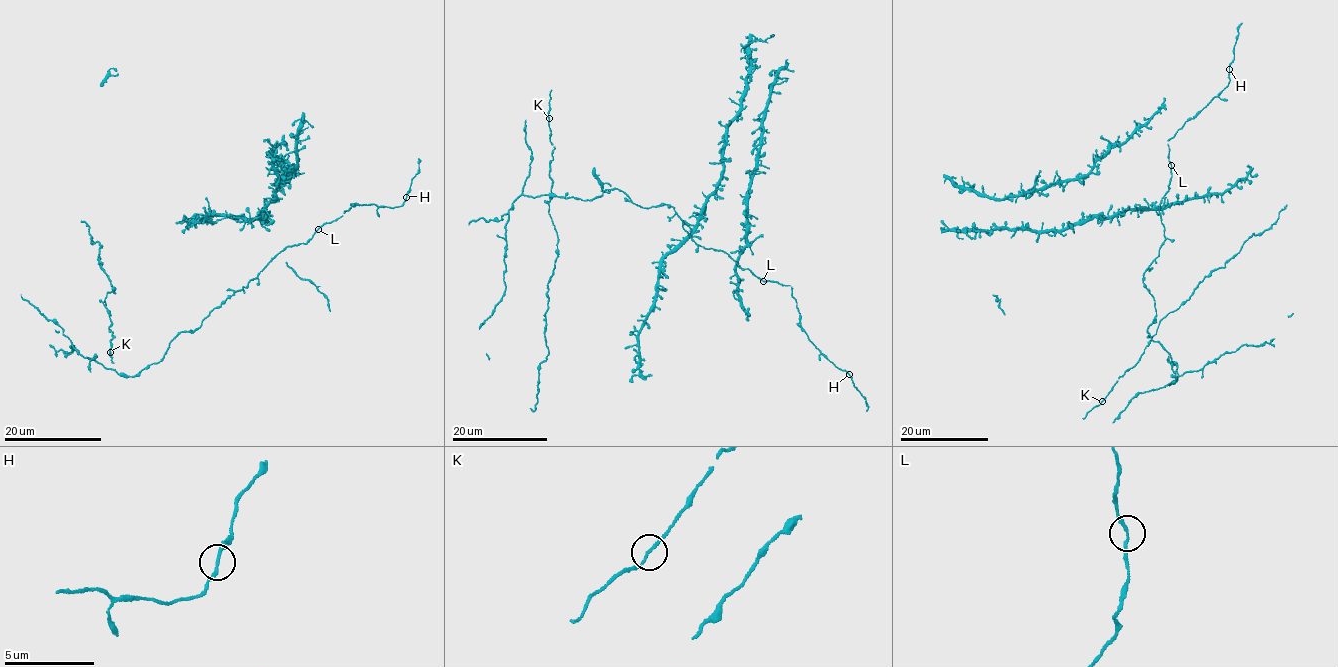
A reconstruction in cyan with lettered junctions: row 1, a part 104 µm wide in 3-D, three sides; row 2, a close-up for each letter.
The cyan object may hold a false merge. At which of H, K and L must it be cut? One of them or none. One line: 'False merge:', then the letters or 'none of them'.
False merge: none of them

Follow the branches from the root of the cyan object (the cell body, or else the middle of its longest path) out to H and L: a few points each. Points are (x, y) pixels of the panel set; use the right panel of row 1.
H: (1154, 303), (1142, 277), (1164, 239), (1158, 207), (1172, 176), (1167, 141), (1225, 88), (1229, 69)
L: (1154, 303), (1142, 277), (1159, 254), (1164, 239), (1158, 207), (1168, 189), (1171, 166)

